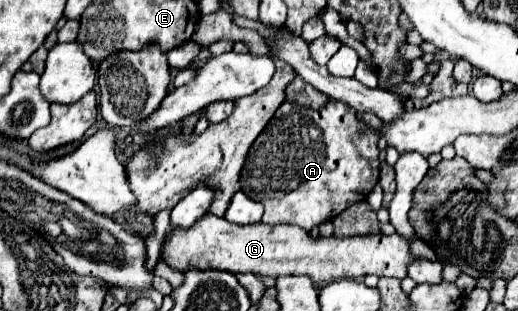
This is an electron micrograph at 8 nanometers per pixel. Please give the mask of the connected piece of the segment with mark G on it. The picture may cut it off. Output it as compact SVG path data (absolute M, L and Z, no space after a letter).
M212 214L202 216L190 230L172 230L172 234L166 238L162 244L160 258L166 260L172 268L184 272L190 266L198 268L216 268L216 270L226 270L232 274L238 272L250 272L256 276L270 276L270 278L280 278L280 276L294 276L294 274L304 274L312 282L332 282L340 278L362 278L368 274L376 276L390 276L390 278L404 278L408 274L408 266L412 258L426 258L426 260L438 260L436 252L420 238L404 238L398 232L384 236L384 234L366 234L366 236L350 236L350 238L336 238L336 236L318 236L312 238L306 230L294 226L294 224L278 224L270 226L264 222L258 224L248 224L248 226L238 226L230 224L226 218L218 218Z

